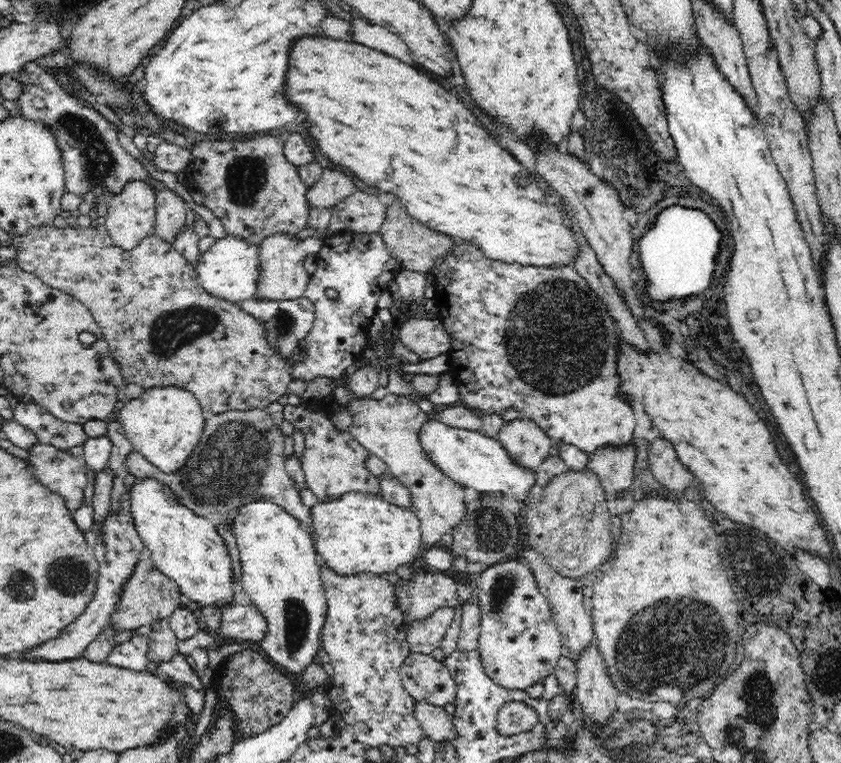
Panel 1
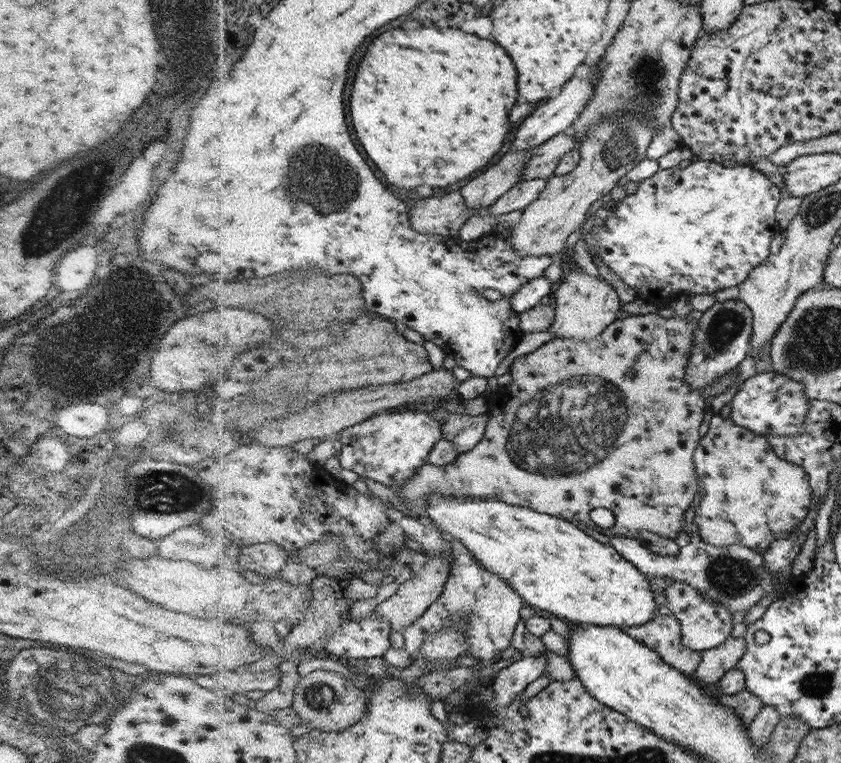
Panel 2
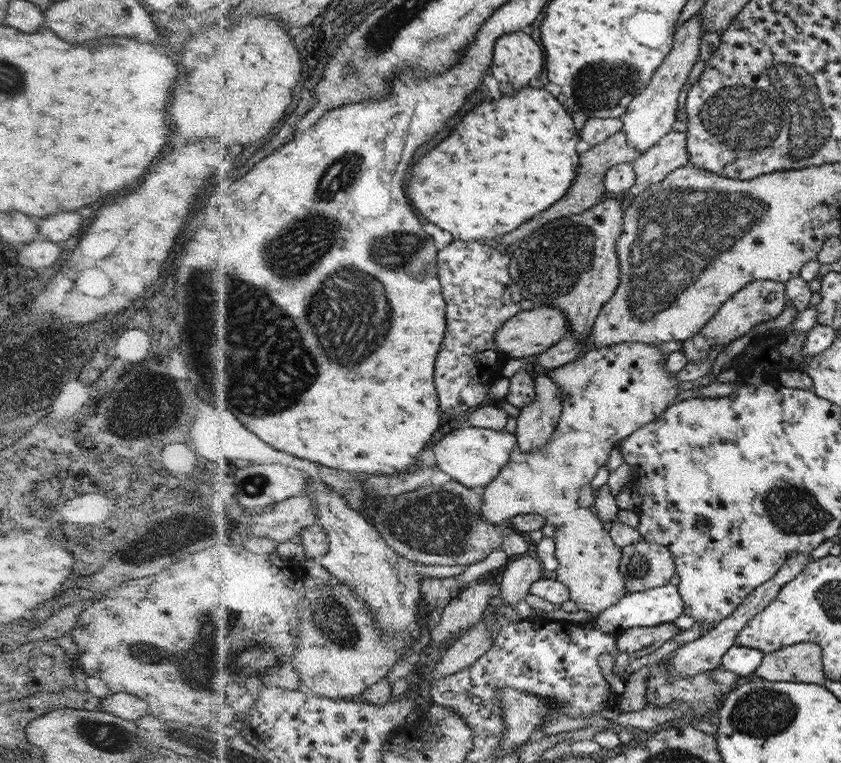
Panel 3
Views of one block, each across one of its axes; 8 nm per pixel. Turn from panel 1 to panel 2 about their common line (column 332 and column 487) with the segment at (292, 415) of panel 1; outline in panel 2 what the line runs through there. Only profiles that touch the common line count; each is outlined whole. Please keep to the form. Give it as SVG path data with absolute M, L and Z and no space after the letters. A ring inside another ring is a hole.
M655 313L652 316L632 316L615 320L615 323L608 327L604 334L596 336L596 339L590 340L590 342L555 338L546 342L546 344L542 344L535 351L521 355L515 359L509 372L512 376L512 383L503 387L500 386L497 396L489 401L489 407L486 410L489 416L488 424L485 428L484 437L478 442L478 445L472 450L462 453L458 459L448 466L428 463L416 473L414 478L411 478L398 490L401 490L402 496L411 500L411 503L416 506L417 510L422 511L429 507L429 500L432 495L442 493L459 497L477 497L478 499L486 499L488 501L504 501L506 504L535 509L536 512L548 513L550 516L557 516L564 520L578 520L578 522L584 522L588 528L597 529L590 518L590 513L595 508L607 508L616 516L616 522L610 530L602 530L604 536L628 536L636 539L640 531L648 531L666 538L676 539L682 530L685 530L692 536L696 533L695 528L690 526L689 522L684 522L684 512L689 510L688 506L694 502L694 496L698 492L696 474L694 474L695 462L692 462L692 454L695 454L695 450L699 447L698 440L700 440L700 434L698 434L698 430L700 430L700 424L702 424L704 412L706 412L704 398L708 396L710 400L726 392L739 380L736 369L724 376L724 378L716 379L715 383L712 383L711 387L708 387L704 392L689 388L686 371L688 360L690 360L691 356L691 346L694 344L695 331L698 328L698 319L690 318L690 316L673 317L668 313ZM634 404L638 404L640 410L644 410L642 414L638 414L640 420L642 420L640 424L636 422L636 406Z

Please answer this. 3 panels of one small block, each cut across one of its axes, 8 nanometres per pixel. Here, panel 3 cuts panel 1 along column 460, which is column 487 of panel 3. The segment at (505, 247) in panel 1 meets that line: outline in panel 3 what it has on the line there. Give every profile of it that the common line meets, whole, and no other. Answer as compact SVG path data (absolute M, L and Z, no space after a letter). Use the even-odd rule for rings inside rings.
M528 85L512 96L504 96L498 102L482 102L470 110L456 132L414 166L410 196L426 218L442 226L455 239L482 242L483 238L502 237L550 208L568 192L580 166L576 152L578 142L581 138L572 118L554 95Z

